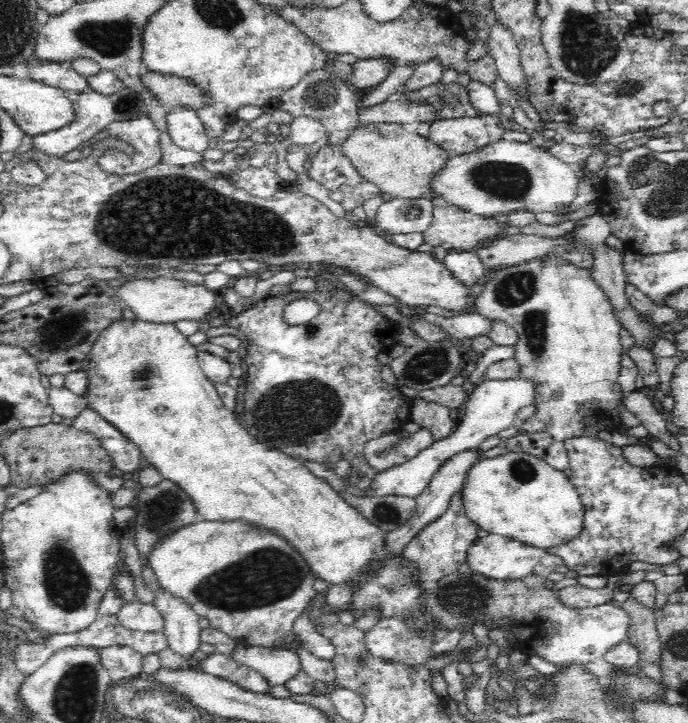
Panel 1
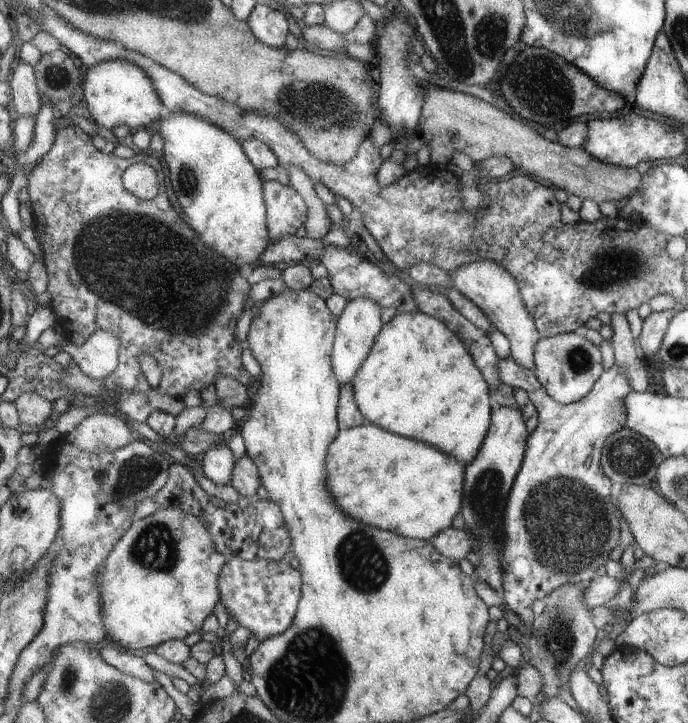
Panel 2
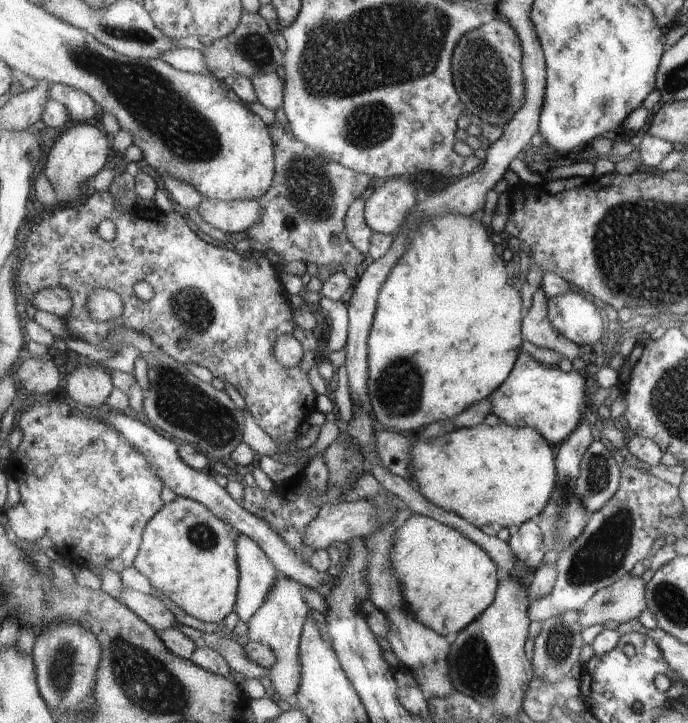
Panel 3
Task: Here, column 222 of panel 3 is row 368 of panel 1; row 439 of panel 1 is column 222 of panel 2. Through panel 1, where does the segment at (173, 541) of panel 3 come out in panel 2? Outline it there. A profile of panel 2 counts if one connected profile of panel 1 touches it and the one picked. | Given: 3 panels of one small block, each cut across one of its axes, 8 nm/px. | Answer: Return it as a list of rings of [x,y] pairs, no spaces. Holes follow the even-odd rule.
[[[168,506],[167,508],[158,509],[148,517],[136,520],[133,526],[125,533],[125,536],[119,540],[114,552],[111,552],[111,556],[109,556],[109,559],[102,568],[99,582],[97,582],[103,593],[103,616],[105,616],[105,624],[107,627],[106,642],[112,643],[118,647],[119,650],[137,653],[139,651],[150,651],[151,649],[157,648],[161,643],[171,639],[181,640],[187,638],[187,636],[193,632],[201,632],[203,622],[215,612],[215,606],[219,604],[219,600],[222,600],[219,580],[221,580],[223,566],[225,566],[227,561],[227,557],[223,556],[222,552],[215,550],[214,536],[211,536],[211,529],[207,528],[207,524],[201,522],[199,518],[195,518],[193,514],[183,512],[183,509]]]

